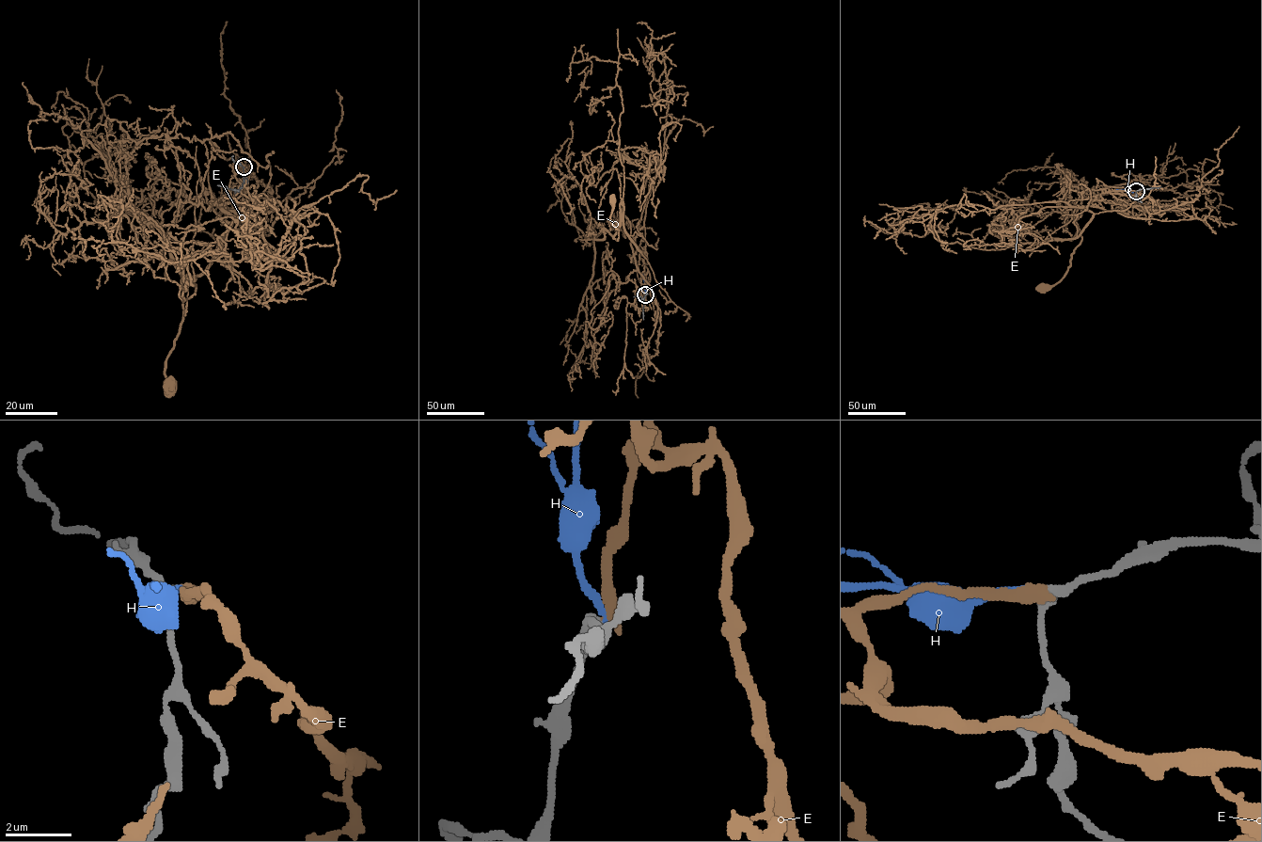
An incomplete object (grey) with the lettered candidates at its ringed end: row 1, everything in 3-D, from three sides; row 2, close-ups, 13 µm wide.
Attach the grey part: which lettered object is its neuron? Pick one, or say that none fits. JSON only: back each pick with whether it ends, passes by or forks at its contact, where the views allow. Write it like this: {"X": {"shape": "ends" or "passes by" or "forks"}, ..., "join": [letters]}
{"E": {"shape": "ends"}, "join": ["E"]}

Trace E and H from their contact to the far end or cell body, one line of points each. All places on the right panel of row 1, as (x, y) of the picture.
E: (1136, 191), (1069, 200), (1093, 215), (1074, 238), (1046, 241), (1080, 230), (1081, 237), (1065, 275), (1040, 289)
H: (1136, 191), (1115, 189)

